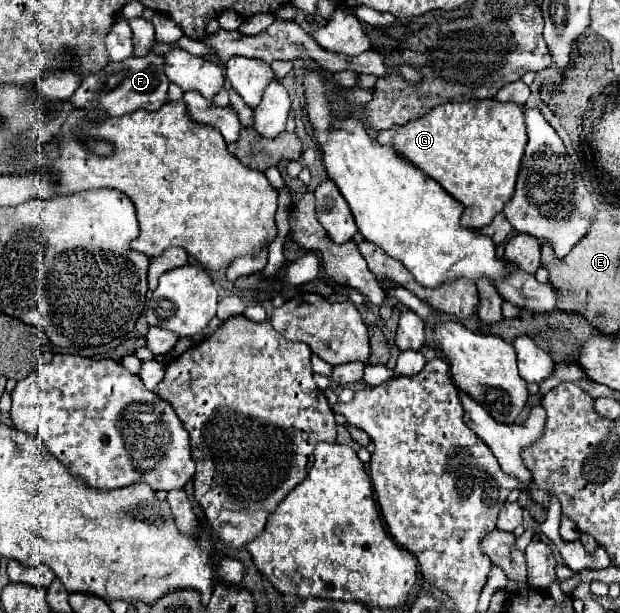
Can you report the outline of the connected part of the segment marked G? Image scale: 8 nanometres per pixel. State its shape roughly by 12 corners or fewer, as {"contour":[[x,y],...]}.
{"contour":[[515,102],[443,104],[387,132],[419,170],[491,224],[527,144]]}

